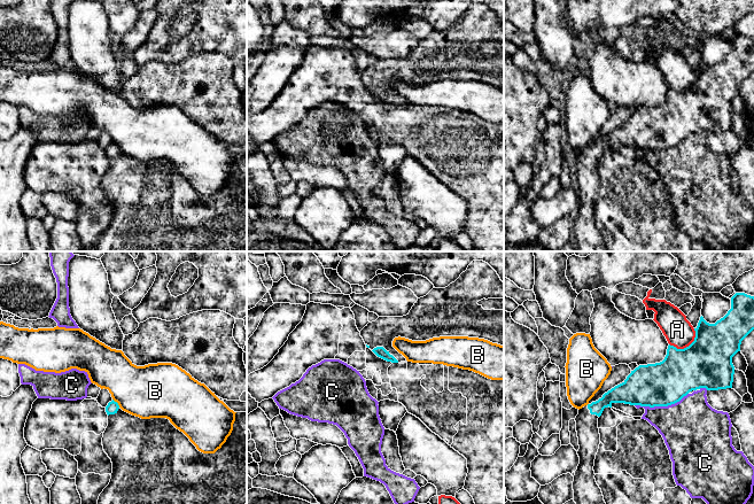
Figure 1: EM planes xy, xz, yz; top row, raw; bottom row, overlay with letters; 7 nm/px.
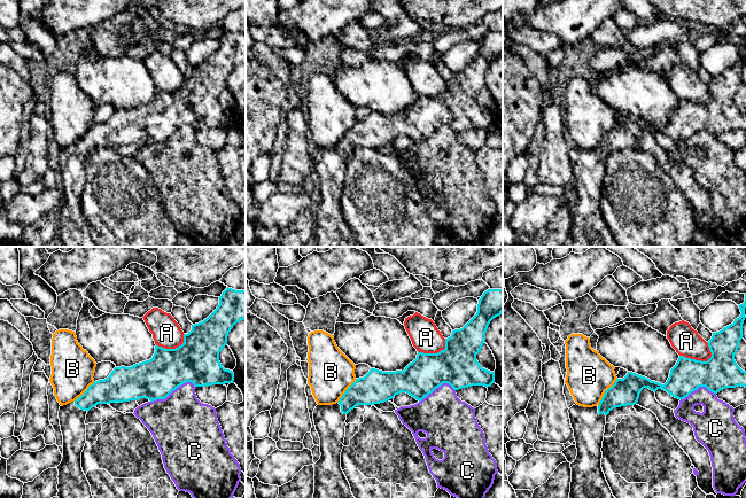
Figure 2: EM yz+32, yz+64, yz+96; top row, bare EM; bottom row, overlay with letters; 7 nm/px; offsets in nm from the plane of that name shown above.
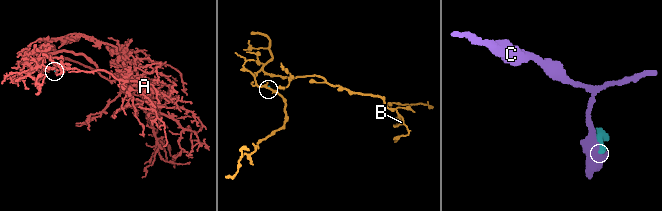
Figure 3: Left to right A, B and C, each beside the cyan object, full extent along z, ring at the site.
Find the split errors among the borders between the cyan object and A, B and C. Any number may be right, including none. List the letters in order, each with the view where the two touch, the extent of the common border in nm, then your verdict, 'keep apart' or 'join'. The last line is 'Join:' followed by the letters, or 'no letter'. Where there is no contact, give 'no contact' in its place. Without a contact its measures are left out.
A: yz | 220 nm | keep apart
B: xy | 80 nm | keep apart
C: yz | 380 nm | keep apart
Join: no letter

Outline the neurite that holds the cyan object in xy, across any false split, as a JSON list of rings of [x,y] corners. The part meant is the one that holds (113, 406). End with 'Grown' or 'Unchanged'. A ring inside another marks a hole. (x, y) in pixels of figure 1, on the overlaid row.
[[[114,400],[106,406],[108,426],[102,445],[111,459],[109,484],[98,504],[246,504],[247,503],[247,411],[236,412],[233,431],[215,453],[203,453],[166,418],[141,419],[123,411]]]. Grown

